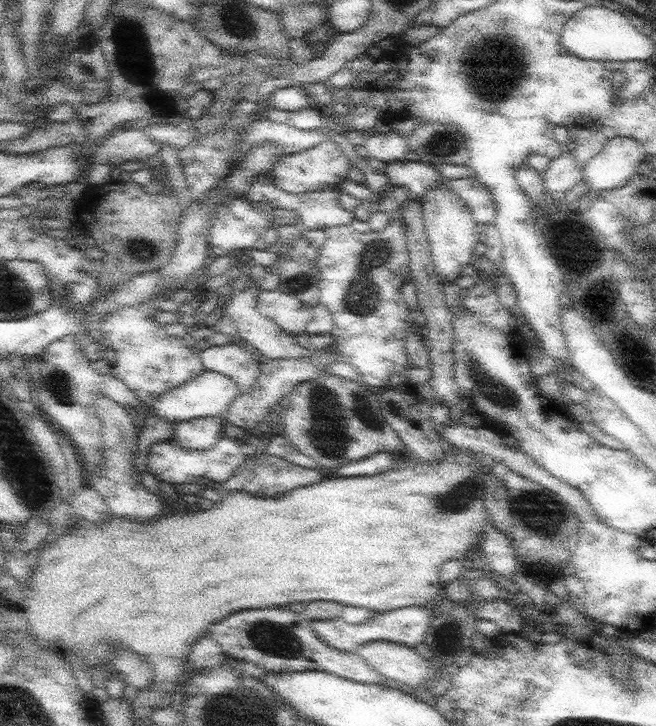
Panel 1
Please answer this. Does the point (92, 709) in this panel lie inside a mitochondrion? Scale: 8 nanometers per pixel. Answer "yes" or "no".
no

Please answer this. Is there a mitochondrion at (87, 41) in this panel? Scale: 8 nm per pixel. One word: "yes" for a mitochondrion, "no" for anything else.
no

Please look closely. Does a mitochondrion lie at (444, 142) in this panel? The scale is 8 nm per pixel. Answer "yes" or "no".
yes

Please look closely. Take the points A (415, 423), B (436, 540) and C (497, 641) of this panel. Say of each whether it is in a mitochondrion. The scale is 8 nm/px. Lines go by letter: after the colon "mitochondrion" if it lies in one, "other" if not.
A: other
B: other
C: other

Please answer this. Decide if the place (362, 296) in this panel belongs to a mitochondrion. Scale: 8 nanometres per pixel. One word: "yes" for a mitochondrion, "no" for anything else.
yes

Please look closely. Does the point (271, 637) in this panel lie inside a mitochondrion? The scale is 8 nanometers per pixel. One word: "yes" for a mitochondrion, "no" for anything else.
yes

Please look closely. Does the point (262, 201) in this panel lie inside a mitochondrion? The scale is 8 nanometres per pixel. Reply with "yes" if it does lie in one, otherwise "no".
no

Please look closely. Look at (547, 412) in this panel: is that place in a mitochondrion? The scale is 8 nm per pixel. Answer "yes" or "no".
yes

